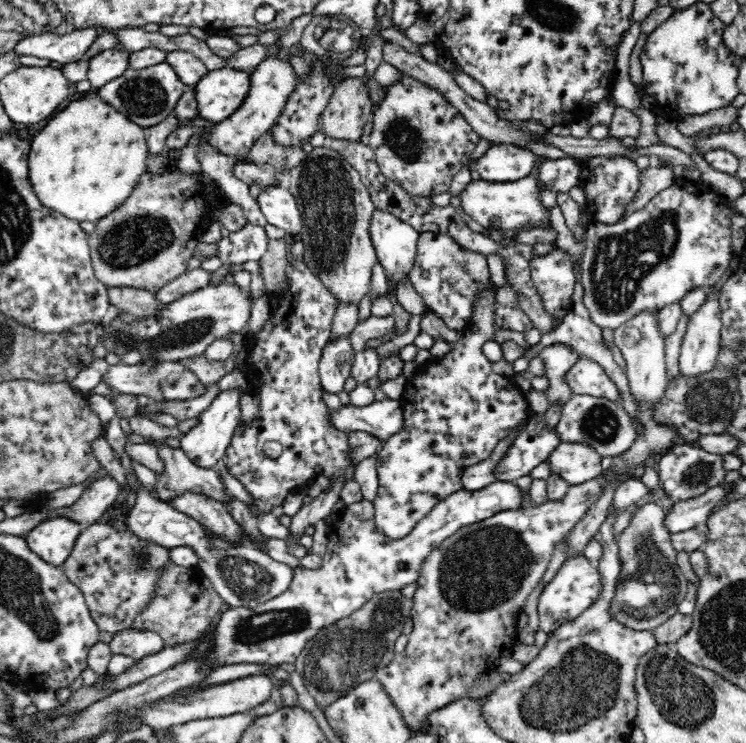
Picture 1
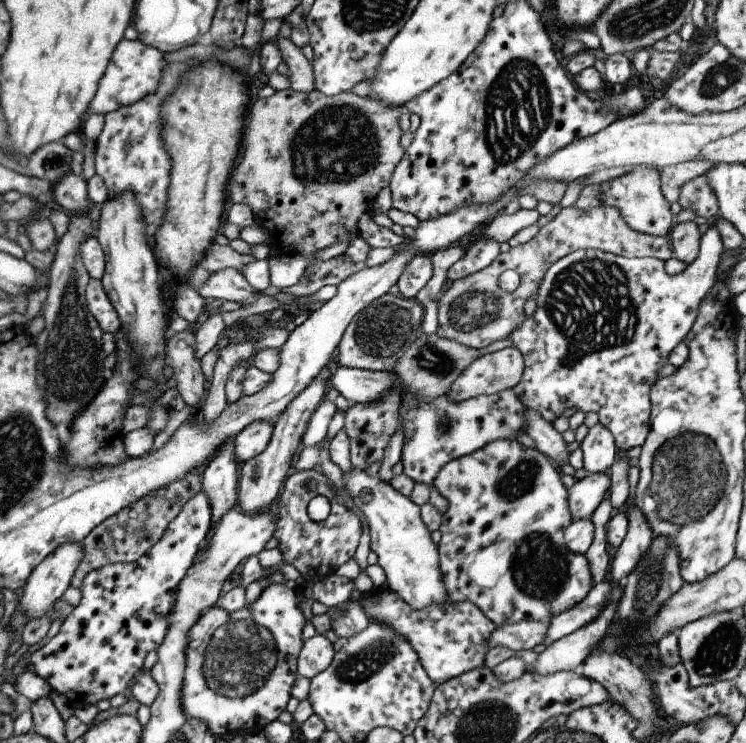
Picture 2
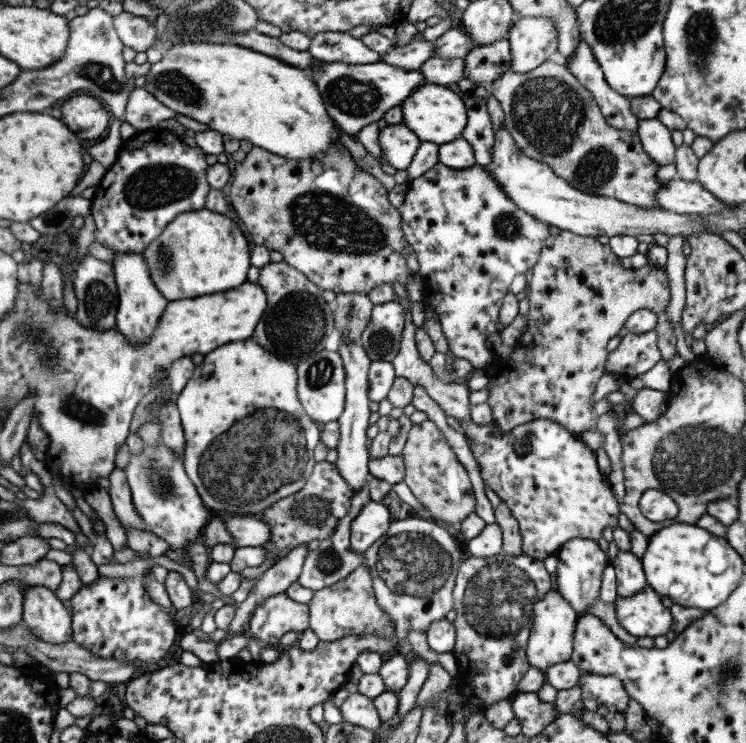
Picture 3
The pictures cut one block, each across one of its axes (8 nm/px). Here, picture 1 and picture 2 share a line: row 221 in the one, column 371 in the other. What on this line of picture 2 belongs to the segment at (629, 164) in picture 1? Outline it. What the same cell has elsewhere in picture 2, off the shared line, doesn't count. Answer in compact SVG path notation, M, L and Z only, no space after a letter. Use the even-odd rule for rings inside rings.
M372 590L371 598L359 600L365 616L383 626L389 626L403 636L415 650L421 666L435 685L457 678L473 668L485 667L485 653L489 649L489 636L495 625L469 601L433 604L421 610L411 610L395 592Z

